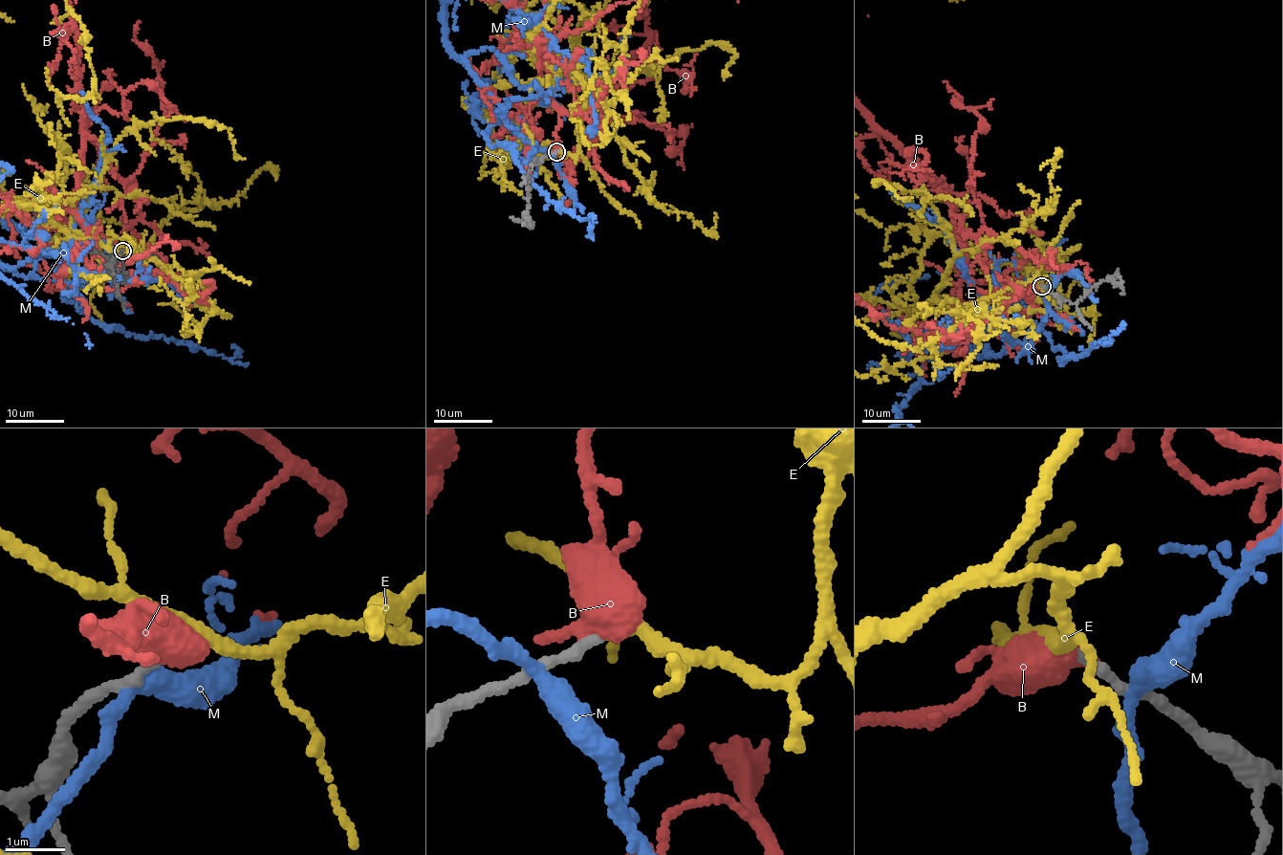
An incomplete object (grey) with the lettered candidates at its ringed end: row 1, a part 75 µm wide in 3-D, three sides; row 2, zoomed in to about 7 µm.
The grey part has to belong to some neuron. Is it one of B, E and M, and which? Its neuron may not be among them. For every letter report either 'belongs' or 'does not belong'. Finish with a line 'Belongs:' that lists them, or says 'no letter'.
B: does not belong
E: belongs
M: does not belong
Belongs: E

